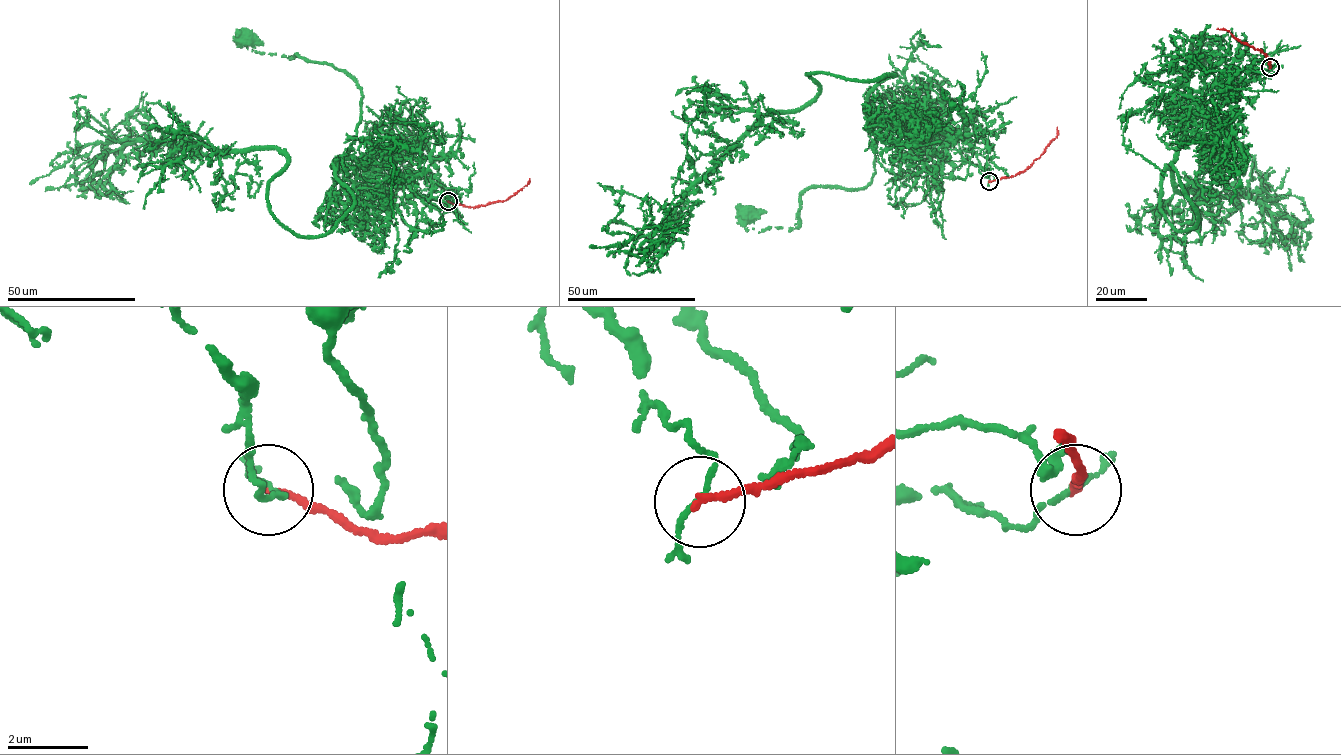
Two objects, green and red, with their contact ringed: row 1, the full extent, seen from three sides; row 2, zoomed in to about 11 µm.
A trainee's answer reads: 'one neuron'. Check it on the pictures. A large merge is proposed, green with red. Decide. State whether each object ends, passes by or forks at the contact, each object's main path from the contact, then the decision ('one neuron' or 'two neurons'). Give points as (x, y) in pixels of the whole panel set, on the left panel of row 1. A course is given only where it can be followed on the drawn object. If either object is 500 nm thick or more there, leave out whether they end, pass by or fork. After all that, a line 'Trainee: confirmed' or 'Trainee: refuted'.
green passes by; red ends there; green runs (448, 201), (422, 170), (401, 174), (351, 158), (362, 97), (353, 79), (242, 41); red runs (448, 201), (474, 207), (503, 201), (527, 184), (530, 179); two neurons
Trainee: refuted

